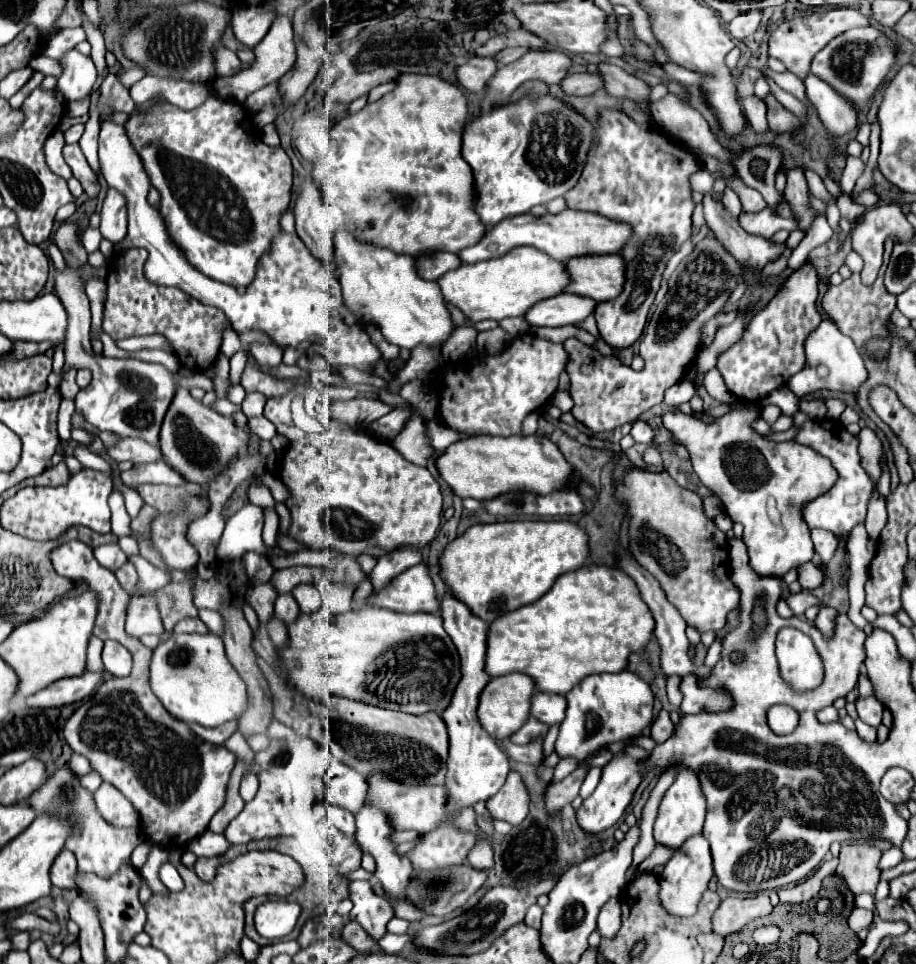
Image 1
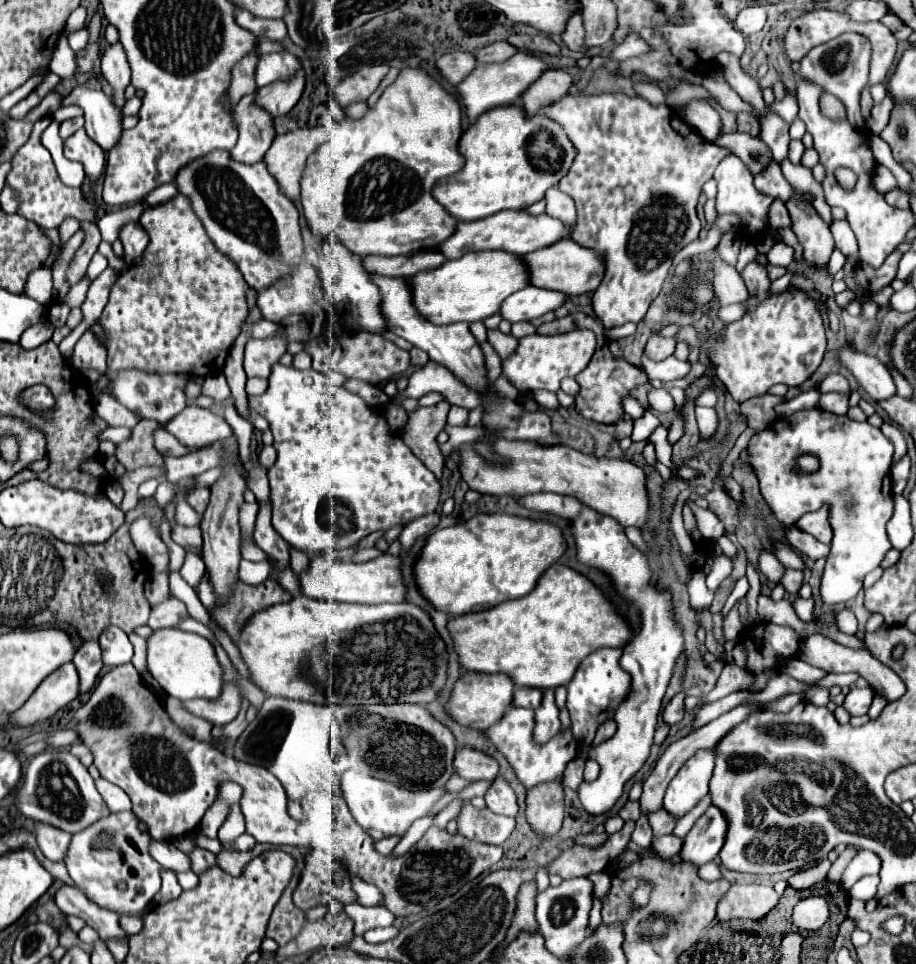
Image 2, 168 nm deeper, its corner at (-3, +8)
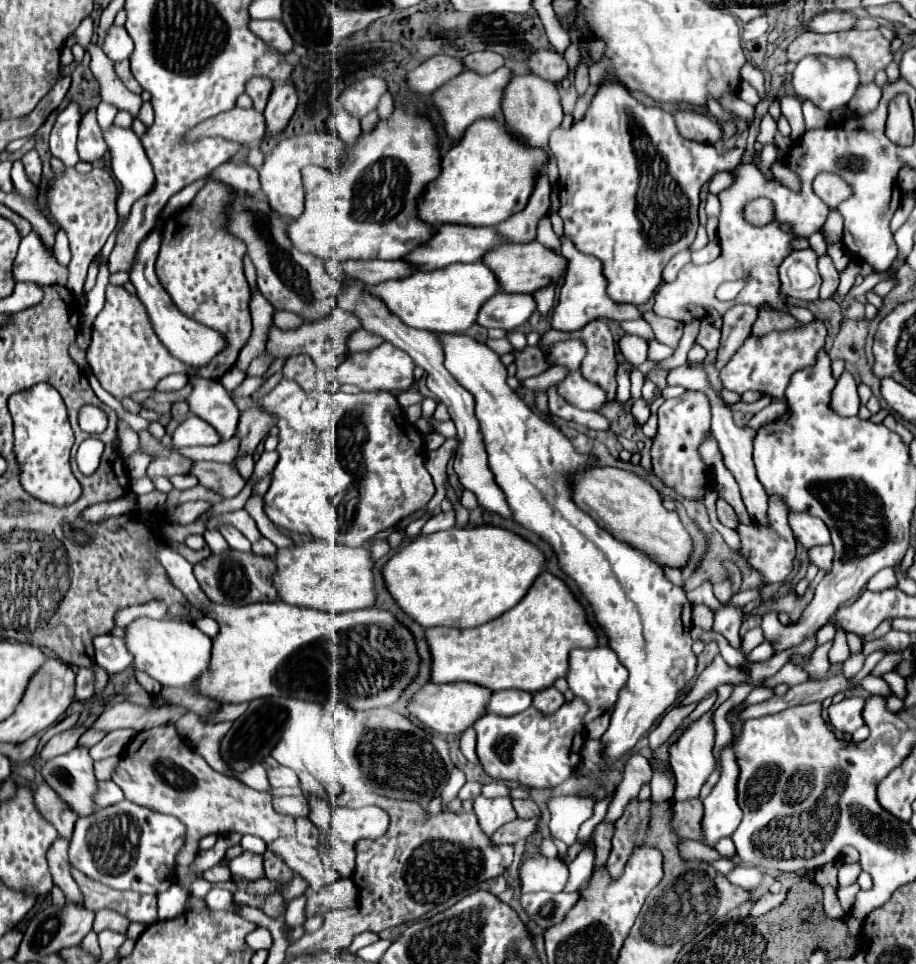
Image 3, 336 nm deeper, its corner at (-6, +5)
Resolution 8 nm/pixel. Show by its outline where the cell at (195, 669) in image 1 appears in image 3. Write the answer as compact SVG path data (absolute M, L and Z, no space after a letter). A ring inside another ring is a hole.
M136 619L126 629L126 645L134 655L134 665L156 679L162 687L190 687L210 669L212 639L206 637L194 623L150 621Z

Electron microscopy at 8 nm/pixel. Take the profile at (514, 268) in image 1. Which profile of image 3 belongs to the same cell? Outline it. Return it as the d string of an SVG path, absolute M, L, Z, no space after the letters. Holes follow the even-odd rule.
M452 263L438 271L416 271L406 279L384 281L382 285L370 285L368 289L380 297L408 327L458 333L466 331L478 321L482 305L500 293L502 285L492 269L488 269L484 263Z

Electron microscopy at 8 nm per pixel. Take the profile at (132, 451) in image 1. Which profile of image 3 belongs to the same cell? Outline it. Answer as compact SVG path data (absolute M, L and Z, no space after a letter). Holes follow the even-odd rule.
M192 461L190 473L198 477L198 481L216 491L222 493L224 497L236 497L246 481L242 481L240 473L226 463L216 463L216 461Z

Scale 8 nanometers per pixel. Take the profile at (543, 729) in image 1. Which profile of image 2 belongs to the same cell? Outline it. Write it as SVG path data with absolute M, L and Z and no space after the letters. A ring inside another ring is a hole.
M511 706L507 714L503 714L499 722L495 722L495 726L489 726L487 730L483 730L487 740L505 756L505 760L515 770L517 778L525 788L533 788L543 782L562 780L565 766L579 754L579 744L575 744L571 730L559 732L555 738L551 738L545 744L537 744L533 740L533 728L535 728L533 710Z

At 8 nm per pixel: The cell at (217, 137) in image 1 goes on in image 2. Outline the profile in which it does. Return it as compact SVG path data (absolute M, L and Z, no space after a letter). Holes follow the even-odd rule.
M211 152L179 170L177 188L191 200L213 244L239 266L253 290L265 290L281 276L287 278L303 262L305 248L299 212L281 194L277 180L267 172L263 162L247 166L231 160L229 152Z

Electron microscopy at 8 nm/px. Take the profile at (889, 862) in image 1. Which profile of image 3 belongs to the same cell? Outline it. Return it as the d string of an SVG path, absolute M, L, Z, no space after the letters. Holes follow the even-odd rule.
M844 863L838 869L838 883L840 885L852 885L852 883L856 883L856 879L858 879L860 873L862 873L860 863Z

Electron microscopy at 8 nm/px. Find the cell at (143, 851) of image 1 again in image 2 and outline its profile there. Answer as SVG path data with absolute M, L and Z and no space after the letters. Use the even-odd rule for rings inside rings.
M153 840L153 842L151 842L151 856L153 856L163 868L173 870L175 874L191 870L191 862L189 862L187 854L181 852L179 848L175 848L173 844Z

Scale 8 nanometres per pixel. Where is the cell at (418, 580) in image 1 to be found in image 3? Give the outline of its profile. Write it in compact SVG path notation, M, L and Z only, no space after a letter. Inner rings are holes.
M322 541L298 543L290 549L280 549L276 555L276 565L278 565L278 577L274 577L274 581L278 581L278 593L284 603L318 609L318 611L330 611L330 613L364 609L364 607L372 607L376 603L374 575L372 575L374 559L366 547L330 545L330 543L322 543Z

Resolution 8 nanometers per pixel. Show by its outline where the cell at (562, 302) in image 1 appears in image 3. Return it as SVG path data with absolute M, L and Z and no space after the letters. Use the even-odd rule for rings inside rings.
M498 293L482 307L478 315L478 325L500 327L512 331L524 325L536 311L536 299L530 293Z

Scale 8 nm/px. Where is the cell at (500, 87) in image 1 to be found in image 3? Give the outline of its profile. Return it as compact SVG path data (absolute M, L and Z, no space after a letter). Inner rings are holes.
M500 67L490 75L480 75L480 73L466 69L458 77L450 79L442 89L438 89L432 95L432 103L438 107L438 111L444 119L446 133L458 141L458 139L462 139L466 127L472 125L476 119L502 115L502 95L504 95L504 89L510 83L510 79L512 79L512 71L508 67Z

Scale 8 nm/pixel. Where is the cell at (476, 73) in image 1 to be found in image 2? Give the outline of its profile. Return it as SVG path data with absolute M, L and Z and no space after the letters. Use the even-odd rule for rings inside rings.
M451 52L451 54L443 54L441 58L437 58L435 66L441 72L441 76L449 82L449 84L459 84L473 68L475 68L477 60L473 58L473 54L469 52Z

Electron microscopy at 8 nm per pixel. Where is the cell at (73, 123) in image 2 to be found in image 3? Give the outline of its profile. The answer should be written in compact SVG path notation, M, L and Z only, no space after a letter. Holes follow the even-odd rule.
M70 101L64 111L60 111L52 133L50 133L50 151L58 157L66 167L74 167L78 163L76 153L76 135L82 119L82 109L78 101Z

